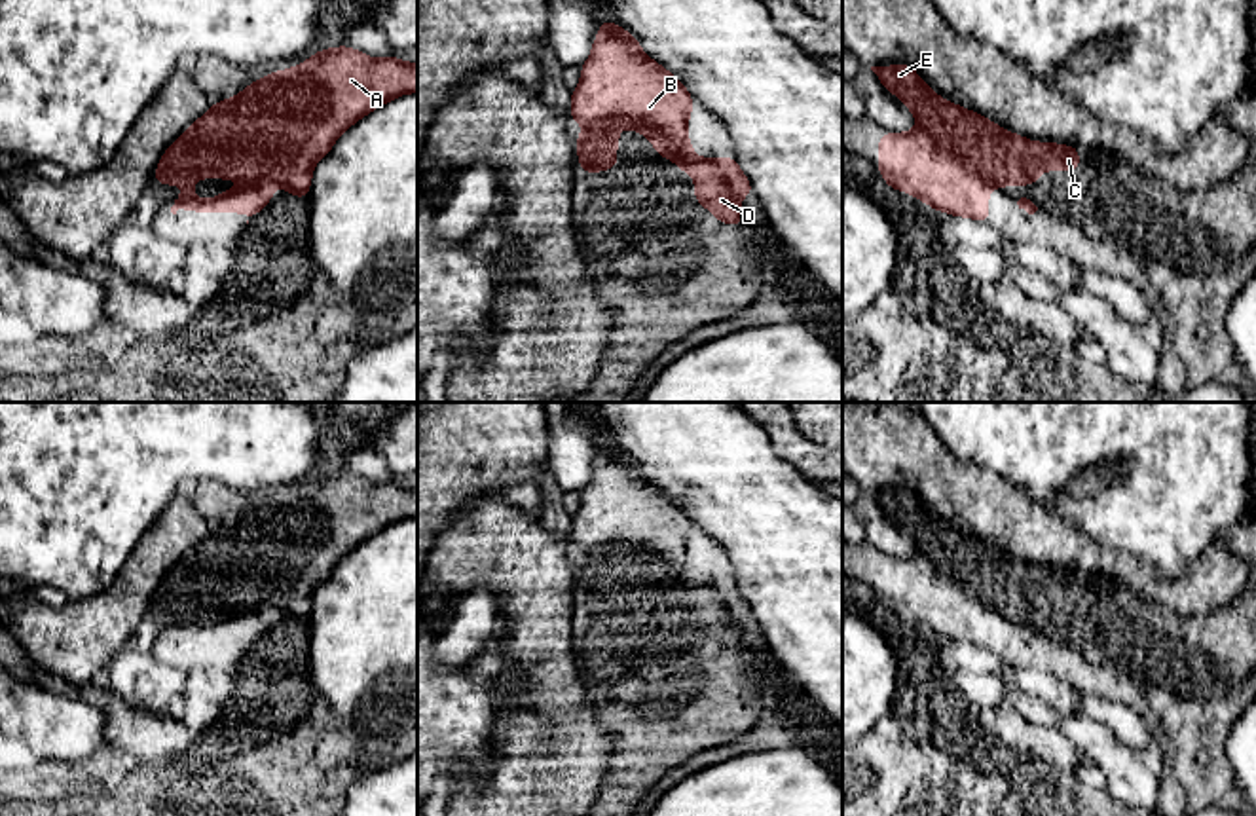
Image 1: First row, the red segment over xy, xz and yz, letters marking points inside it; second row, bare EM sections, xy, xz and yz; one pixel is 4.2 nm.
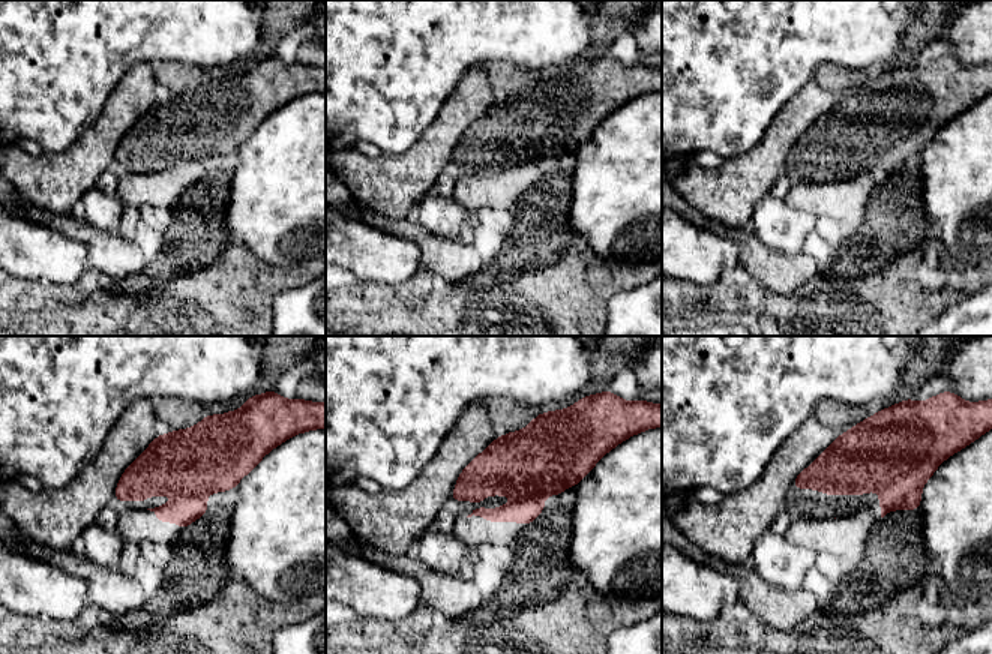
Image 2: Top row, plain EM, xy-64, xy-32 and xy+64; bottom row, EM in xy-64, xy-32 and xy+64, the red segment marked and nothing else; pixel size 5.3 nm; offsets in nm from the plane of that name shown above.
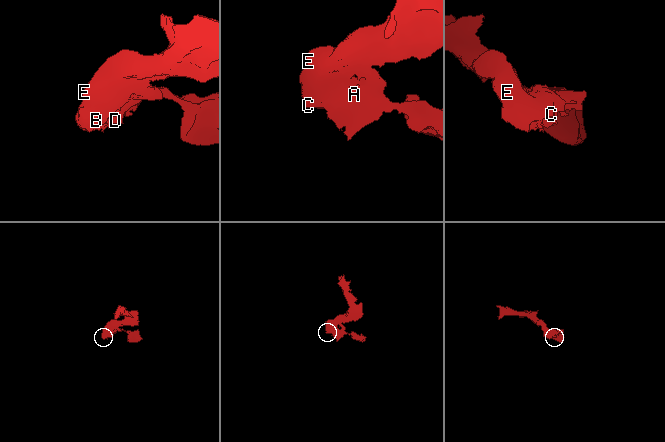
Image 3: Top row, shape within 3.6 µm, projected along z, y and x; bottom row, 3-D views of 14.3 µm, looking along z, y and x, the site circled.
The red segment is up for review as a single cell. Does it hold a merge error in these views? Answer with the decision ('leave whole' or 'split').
leave whole

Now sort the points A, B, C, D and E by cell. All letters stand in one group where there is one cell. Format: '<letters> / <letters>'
A B C D E

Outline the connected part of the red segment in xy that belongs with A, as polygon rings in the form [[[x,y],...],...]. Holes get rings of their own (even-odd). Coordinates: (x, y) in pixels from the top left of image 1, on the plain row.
[[[345,471],[321,474],[305,488],[268,499],[247,510],[237,522],[211,529],[211,533],[165,575],[157,588],[154,607],[184,611],[184,619],[176,622],[171,632],[173,640],[176,640],[178,634],[195,638],[245,638],[250,645],[271,626],[277,609],[285,611],[292,622],[309,622],[313,592],[332,575],[338,562],[378,531],[406,518],[417,518],[417,490],[400,486],[395,480],[372,484]],[[195,603],[247,603],[249,607],[216,622],[197,624],[192,611]]]

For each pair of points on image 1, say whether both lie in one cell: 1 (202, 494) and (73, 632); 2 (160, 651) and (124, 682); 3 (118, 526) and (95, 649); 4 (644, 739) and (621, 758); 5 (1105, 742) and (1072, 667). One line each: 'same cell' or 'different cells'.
1: different cells
2: different cells
3: different cells
4: same cell
5: different cells

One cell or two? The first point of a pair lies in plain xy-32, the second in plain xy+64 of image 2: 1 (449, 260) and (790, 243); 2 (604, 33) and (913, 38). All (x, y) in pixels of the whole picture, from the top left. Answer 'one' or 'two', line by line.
1: two
2: one

